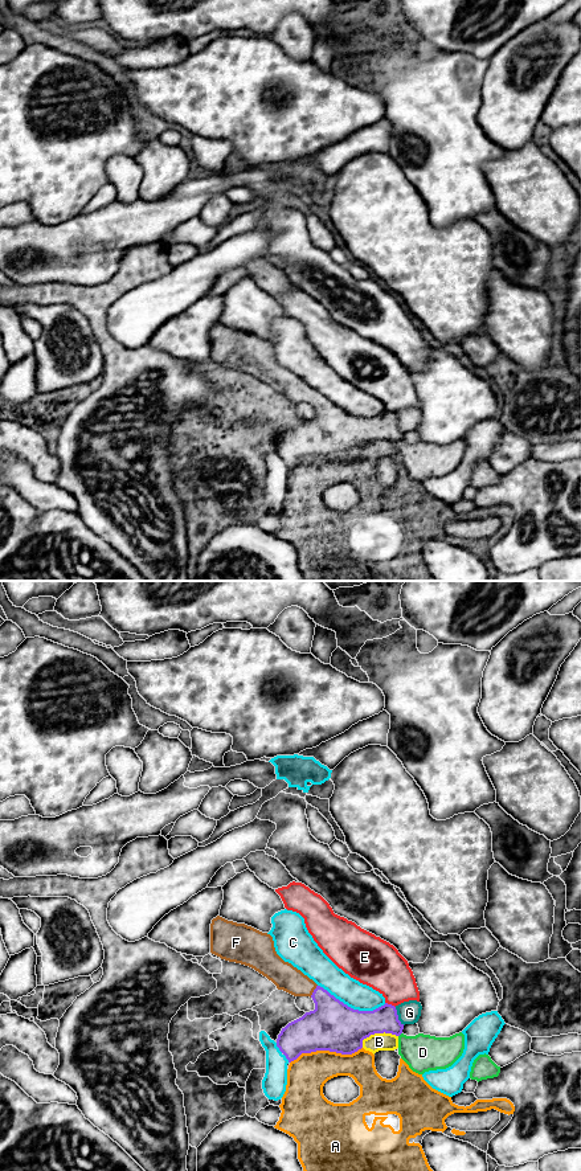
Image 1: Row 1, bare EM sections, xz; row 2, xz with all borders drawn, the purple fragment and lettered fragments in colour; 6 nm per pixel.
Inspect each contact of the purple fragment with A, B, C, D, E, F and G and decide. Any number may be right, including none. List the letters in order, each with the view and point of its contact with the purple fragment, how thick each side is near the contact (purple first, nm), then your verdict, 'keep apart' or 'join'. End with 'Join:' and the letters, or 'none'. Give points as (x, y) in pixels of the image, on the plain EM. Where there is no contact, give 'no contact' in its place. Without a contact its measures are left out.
A: xz (326, 457) | 300/240 nm | keep apart
B: xz (376, 439) | 300/110 nm | keep apart
C: xz (352, 416) | 300/160 nm | keep apart
D: xz (400, 441) | 180/220 nm | keep apart
E: xz (391, 412) | 190/280 nm | keep apart
F: xz (314, 398) | 300/160 nm | join
G: xz (397, 424) | 180/140 nm | keep apart
Join: F

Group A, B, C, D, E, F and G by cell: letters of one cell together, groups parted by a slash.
A B / C / D / E / F / G

